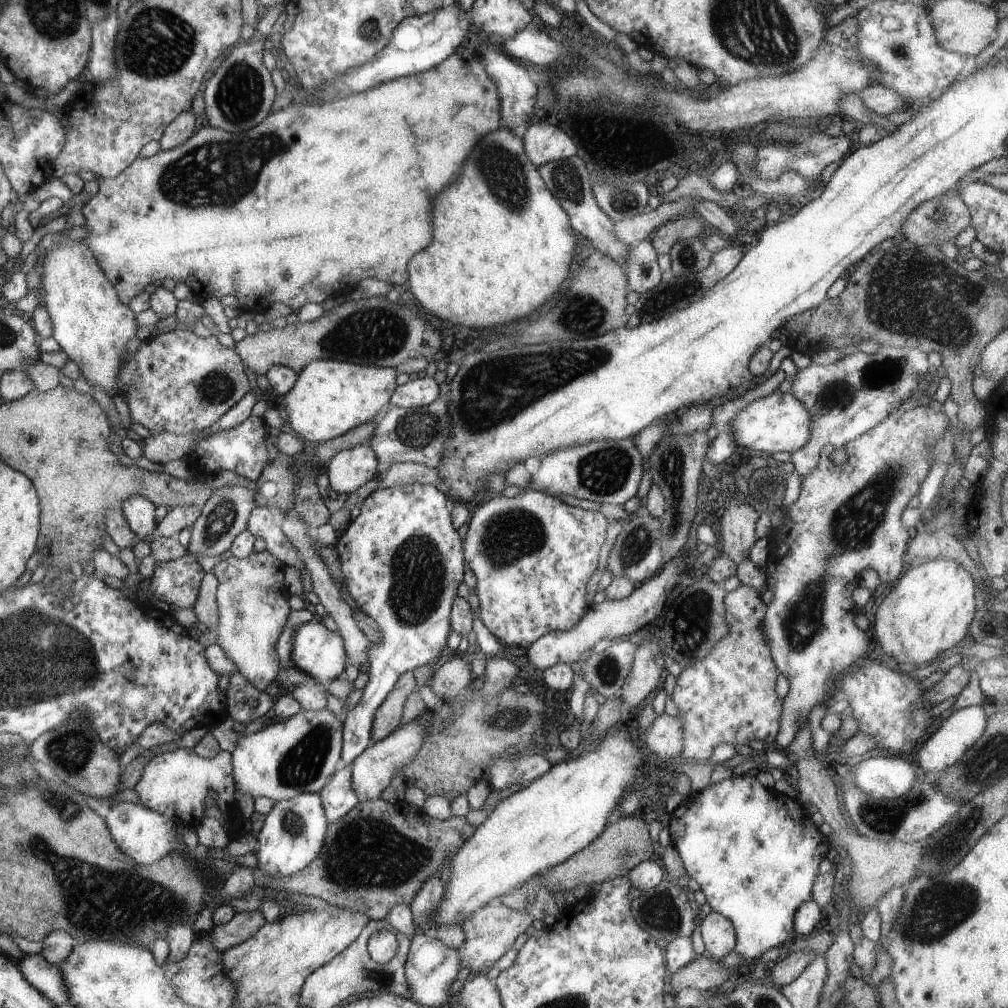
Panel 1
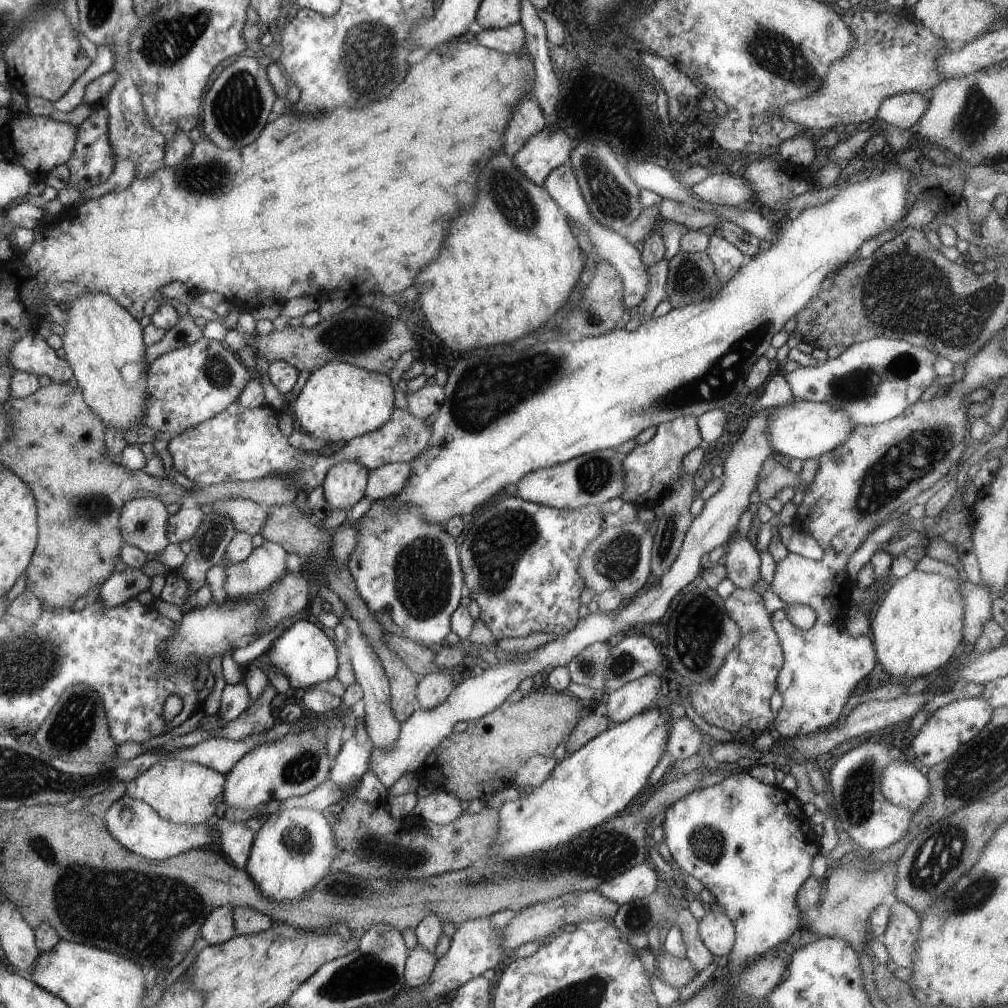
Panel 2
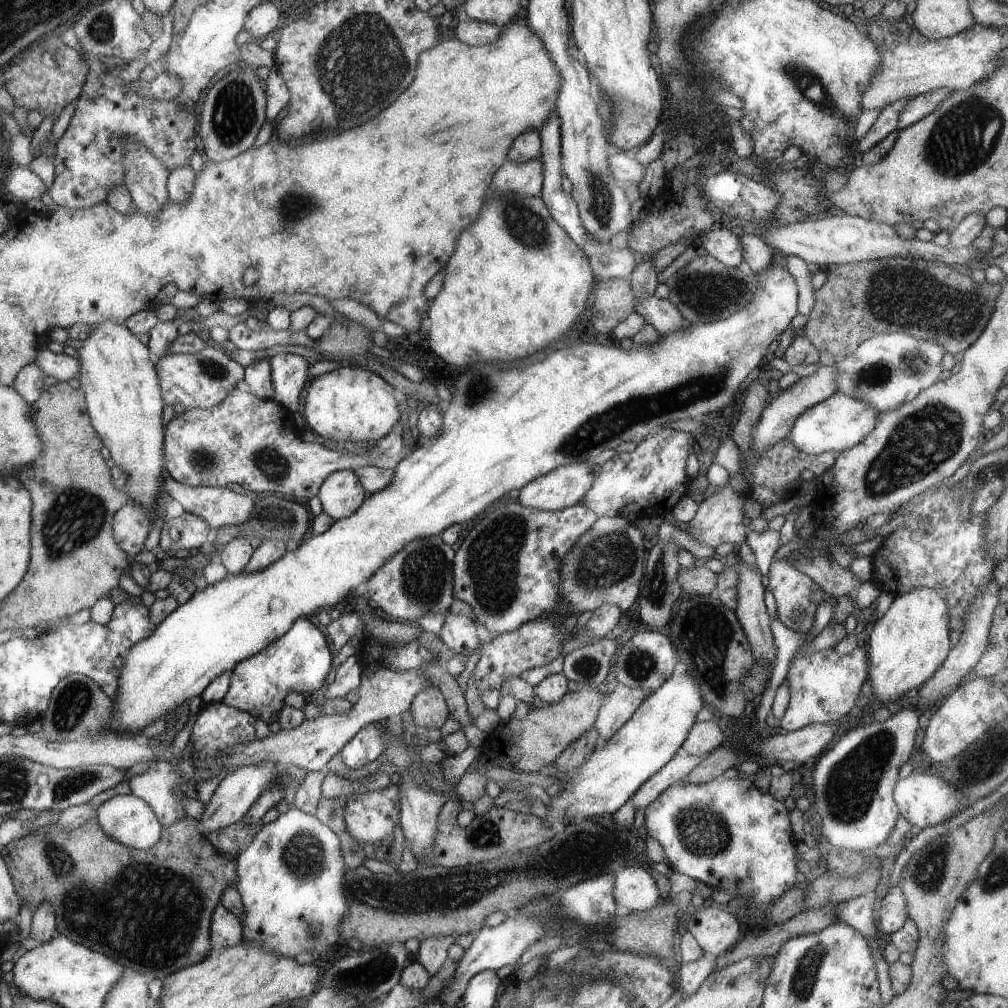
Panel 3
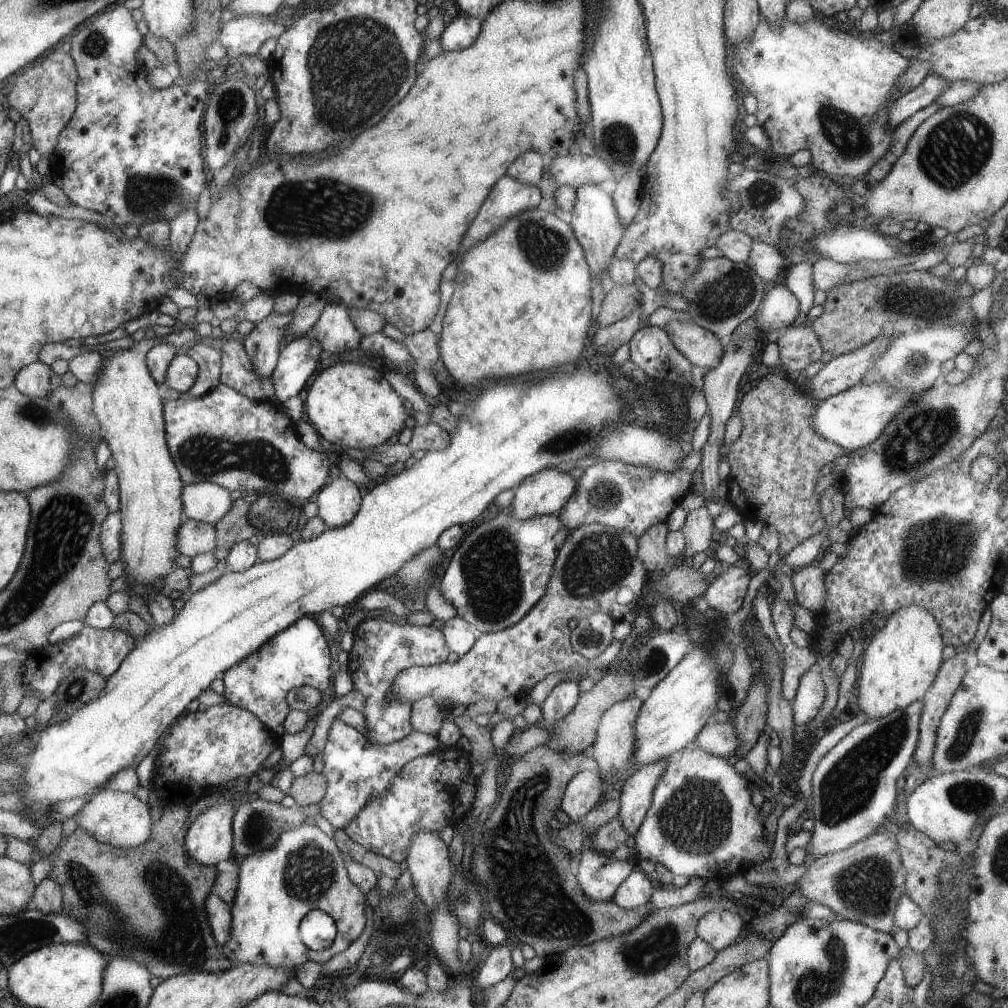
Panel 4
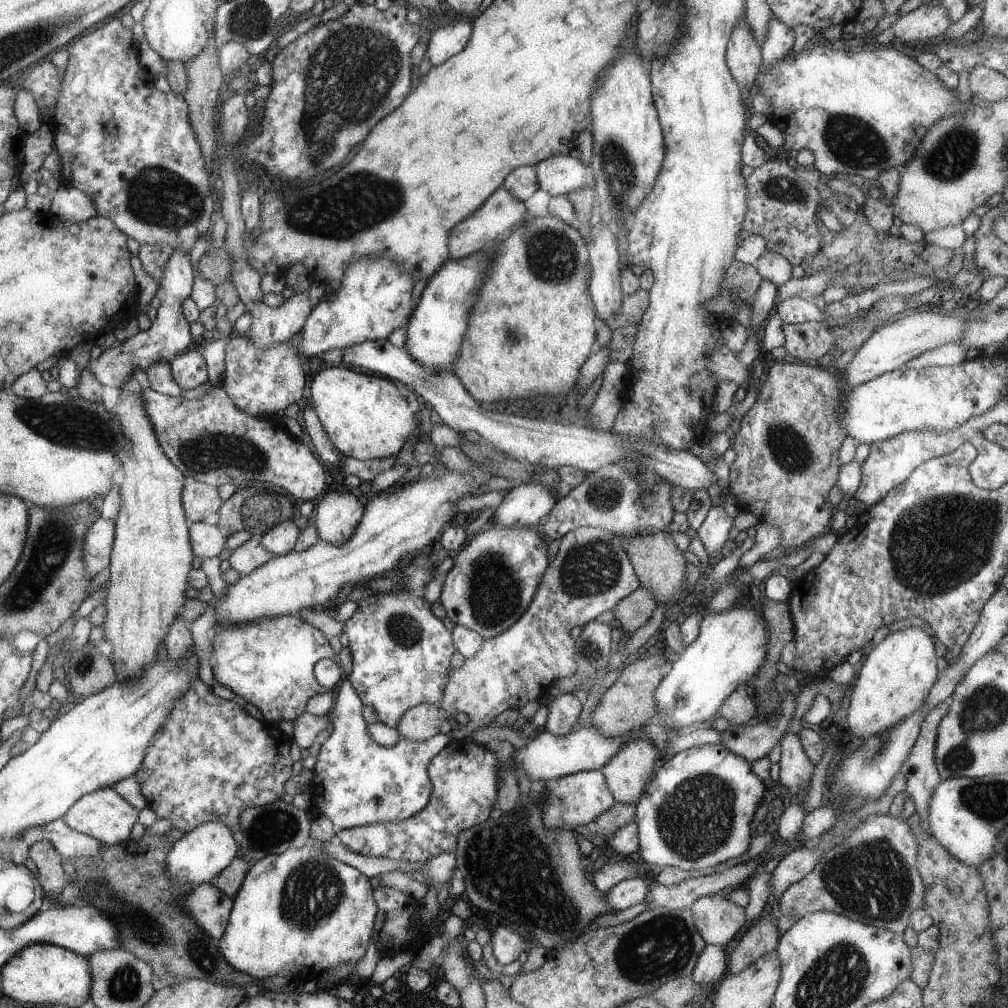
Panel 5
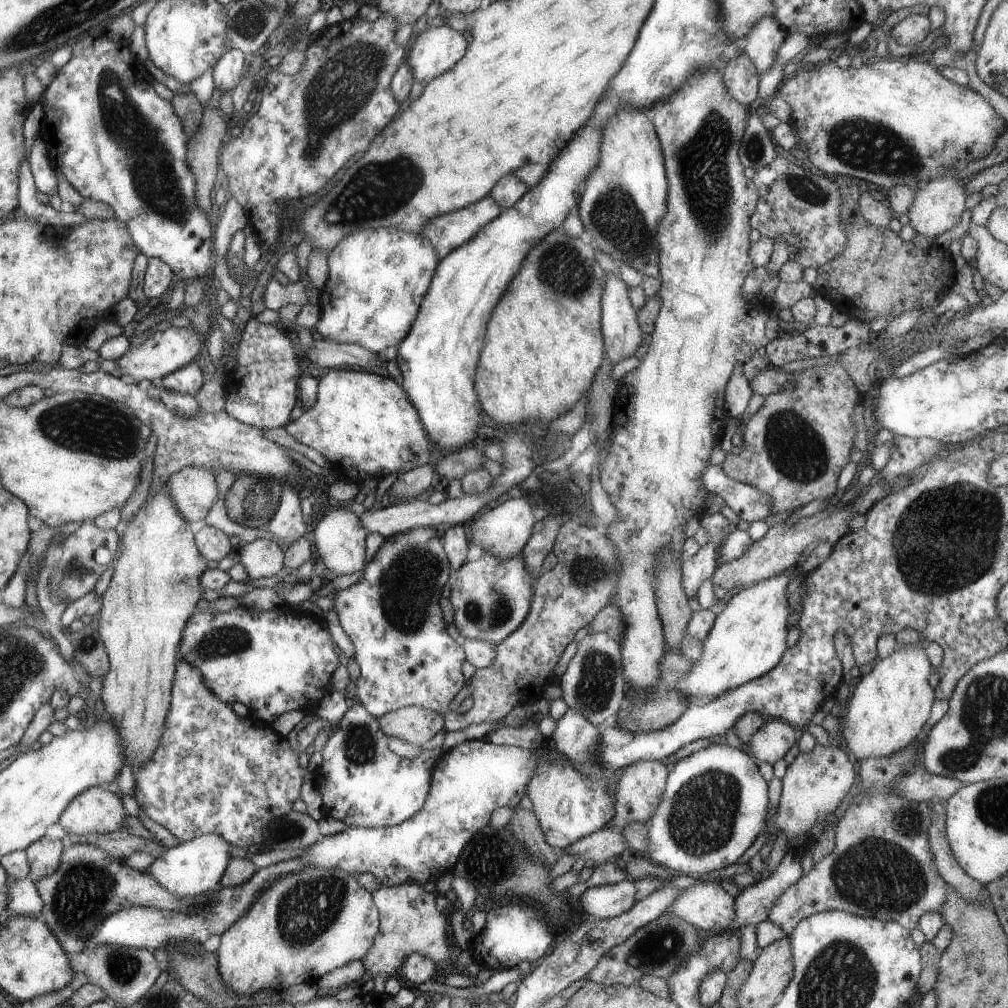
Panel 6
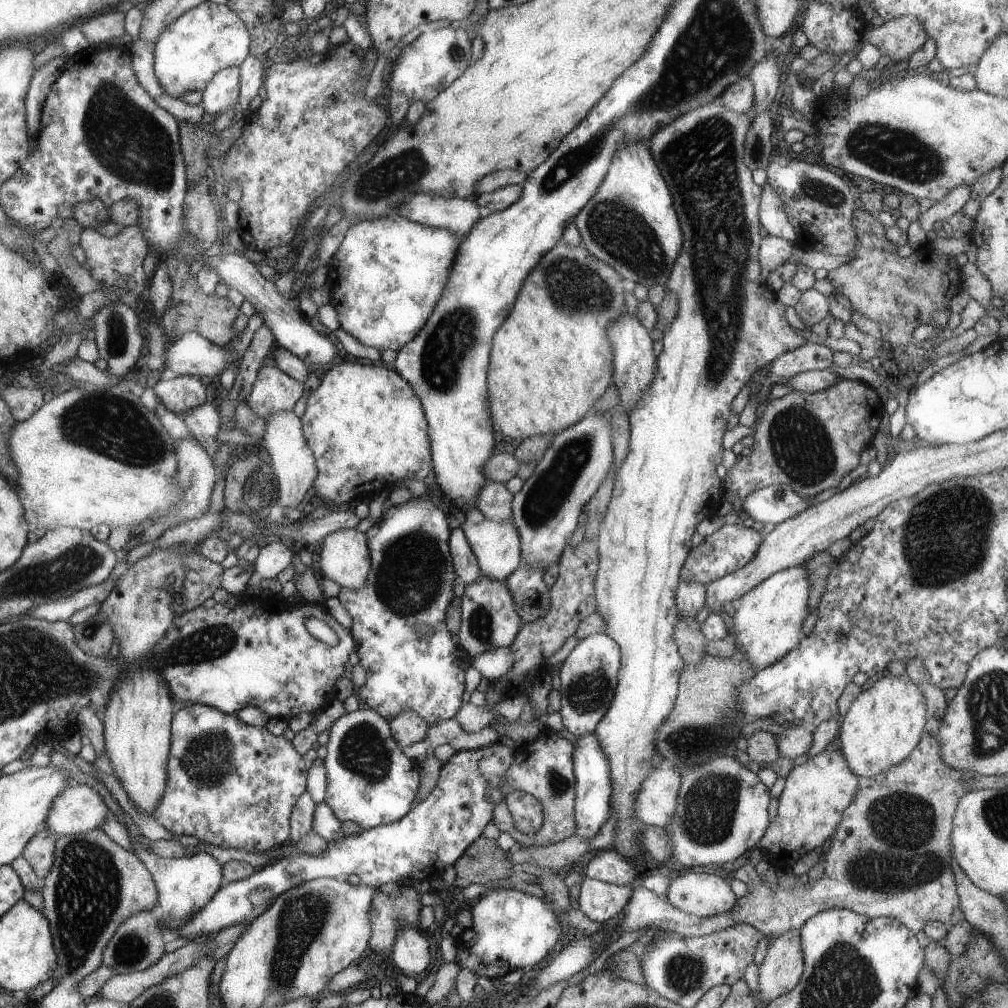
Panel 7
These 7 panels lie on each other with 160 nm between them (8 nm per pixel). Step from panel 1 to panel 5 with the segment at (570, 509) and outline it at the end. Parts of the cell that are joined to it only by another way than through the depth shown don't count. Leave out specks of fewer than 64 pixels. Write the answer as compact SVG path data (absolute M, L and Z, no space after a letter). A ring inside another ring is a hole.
M494 525L494 528L488 528L475 536L469 545L452 555L455 564L446 573L439 601L445 608L448 618L456 625L477 632L484 639L493 639L504 633L520 620L529 608L530 601L536 596L541 578L549 566L549 545L549 541L538 534L537 528Z

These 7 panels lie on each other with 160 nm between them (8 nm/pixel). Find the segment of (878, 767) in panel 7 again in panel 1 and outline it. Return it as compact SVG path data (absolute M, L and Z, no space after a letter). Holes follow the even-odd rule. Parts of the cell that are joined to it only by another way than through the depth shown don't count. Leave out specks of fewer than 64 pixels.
M944 558L942 560L930 559L930 562L912 567L905 572L876 610L874 634L884 654L892 656L896 662L904 666L913 664L918 667L922 663L934 662L942 655L942 652L958 645L966 636L970 623L975 618L977 605L975 594L978 587L974 576L974 570L969 562L958 564L956 561Z

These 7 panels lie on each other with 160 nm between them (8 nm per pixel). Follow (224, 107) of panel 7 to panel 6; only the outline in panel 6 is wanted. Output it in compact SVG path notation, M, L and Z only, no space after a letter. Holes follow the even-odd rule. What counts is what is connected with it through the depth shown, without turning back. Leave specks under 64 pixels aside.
M230 49L220 61L215 64L213 70L213 81L215 88L219 88L222 93L229 93L233 88L238 86L238 83L247 75L246 64L244 63L244 53L240 49Z

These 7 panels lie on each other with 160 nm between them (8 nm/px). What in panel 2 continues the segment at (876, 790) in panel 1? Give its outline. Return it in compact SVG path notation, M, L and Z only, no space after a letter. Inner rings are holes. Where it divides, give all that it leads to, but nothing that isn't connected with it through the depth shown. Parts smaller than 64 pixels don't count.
M894 758L881 772L880 784L883 795L893 805L912 813L927 804L931 793L928 777L916 764L900 764Z

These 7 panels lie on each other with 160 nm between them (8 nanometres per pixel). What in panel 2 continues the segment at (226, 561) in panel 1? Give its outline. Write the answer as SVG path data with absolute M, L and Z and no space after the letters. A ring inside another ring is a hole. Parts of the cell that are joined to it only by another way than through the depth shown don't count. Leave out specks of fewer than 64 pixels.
M264 541L246 560L225 566L225 591L231 601L263 593L287 571L287 550L278 543Z

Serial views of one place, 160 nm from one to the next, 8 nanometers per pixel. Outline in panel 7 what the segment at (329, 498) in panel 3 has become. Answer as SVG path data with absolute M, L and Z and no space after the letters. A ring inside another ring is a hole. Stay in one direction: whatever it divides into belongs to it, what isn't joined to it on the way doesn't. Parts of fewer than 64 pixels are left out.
M342 529L327 534L320 552L322 574L342 589L360 589L372 568L368 547L368 536L356 529Z

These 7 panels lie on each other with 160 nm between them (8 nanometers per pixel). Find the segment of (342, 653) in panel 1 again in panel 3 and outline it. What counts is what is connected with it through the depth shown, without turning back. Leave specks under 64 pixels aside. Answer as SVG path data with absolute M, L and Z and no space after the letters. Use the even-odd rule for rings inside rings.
M302 617L294 622L288 633L232 670L223 701L260 718L269 725L279 720L279 712L284 708L287 694L300 692L308 696L320 691L330 670L332 652L326 642L326 636L312 622L308 622L306 617Z

